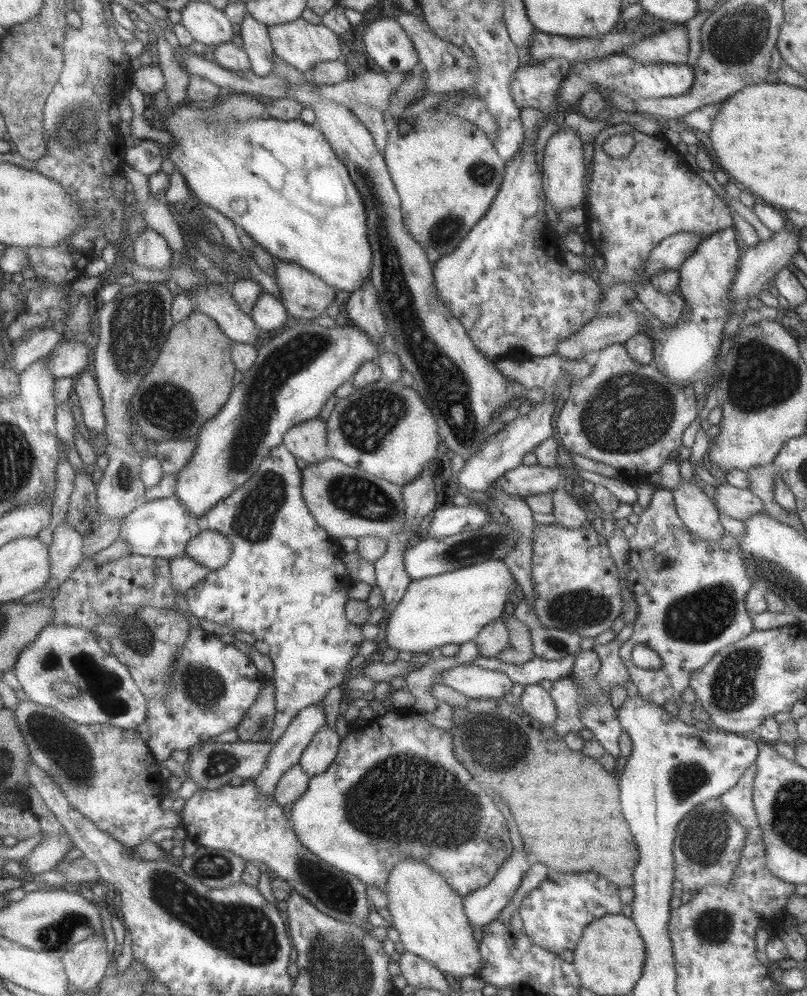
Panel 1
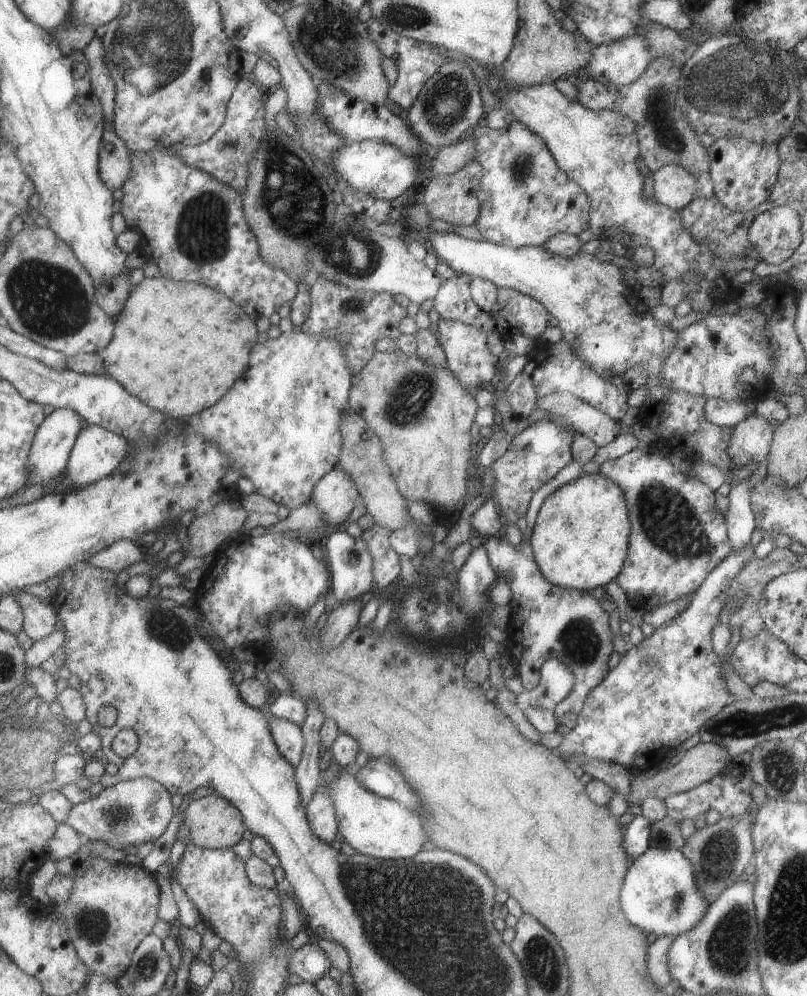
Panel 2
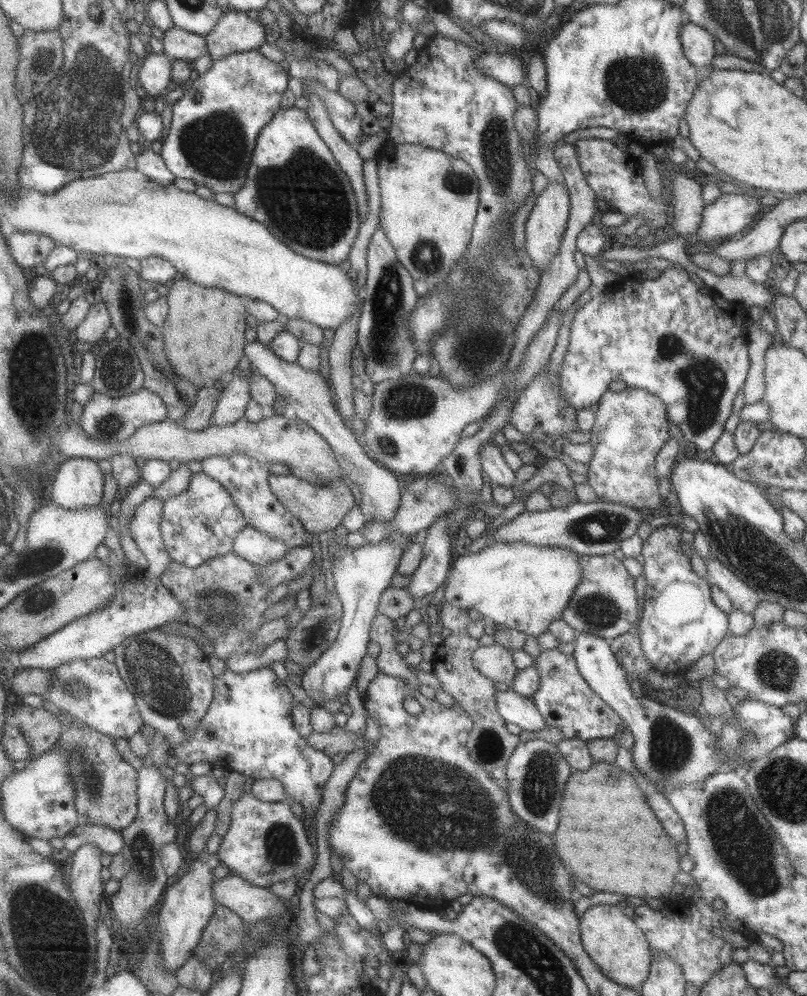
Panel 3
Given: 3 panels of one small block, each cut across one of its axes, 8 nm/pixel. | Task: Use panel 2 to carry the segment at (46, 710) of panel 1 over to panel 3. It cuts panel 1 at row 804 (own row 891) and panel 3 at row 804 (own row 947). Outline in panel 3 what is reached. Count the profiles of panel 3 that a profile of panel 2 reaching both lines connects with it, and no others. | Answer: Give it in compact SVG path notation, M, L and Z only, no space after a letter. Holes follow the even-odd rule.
M64 728L56 749L67 757L69 776L75 789L74 805L81 820L92 824L123 830L138 814L138 771L122 759L116 750L115 739L92 728Z

